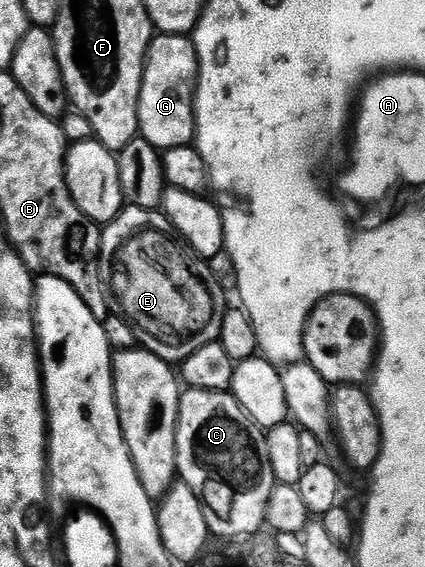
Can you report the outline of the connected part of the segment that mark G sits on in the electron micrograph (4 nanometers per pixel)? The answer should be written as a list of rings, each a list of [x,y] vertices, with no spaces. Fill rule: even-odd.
[[[157,33],[148,46],[144,61],[142,92],[138,100],[139,137],[163,152],[170,148],[187,146],[196,137],[196,76],[200,65],[196,45],[183,34]]]

